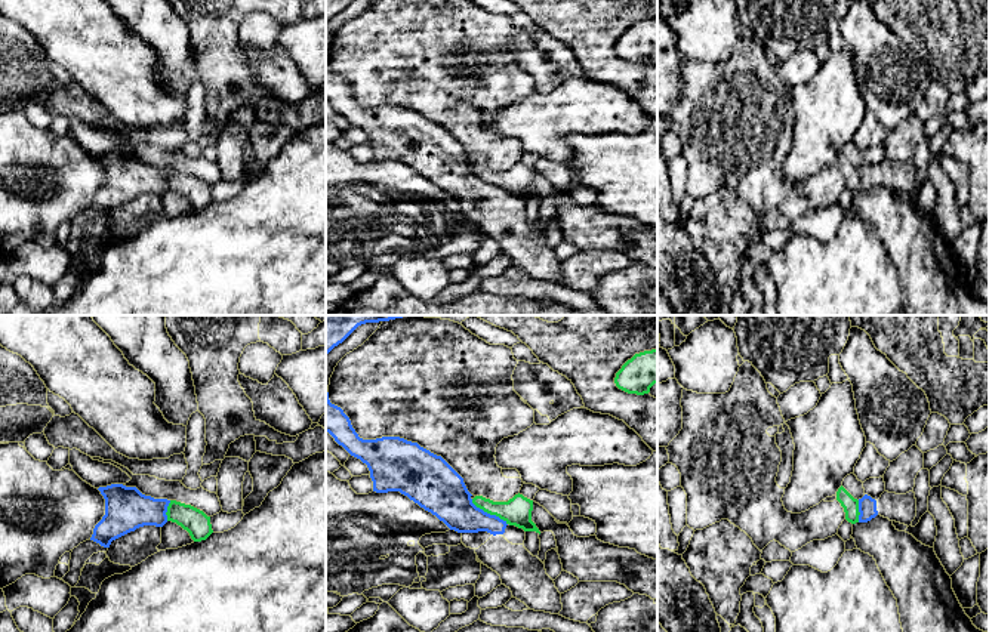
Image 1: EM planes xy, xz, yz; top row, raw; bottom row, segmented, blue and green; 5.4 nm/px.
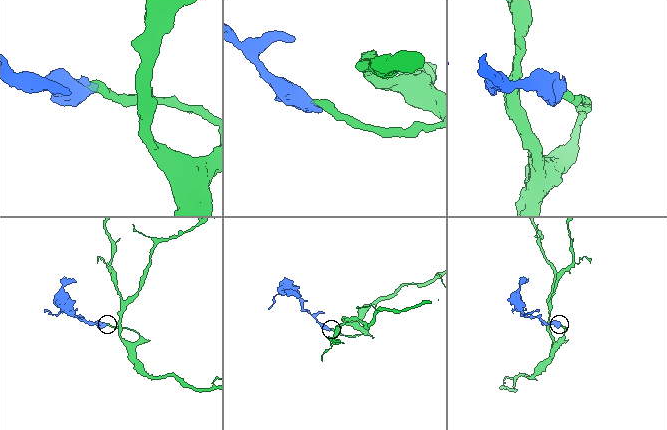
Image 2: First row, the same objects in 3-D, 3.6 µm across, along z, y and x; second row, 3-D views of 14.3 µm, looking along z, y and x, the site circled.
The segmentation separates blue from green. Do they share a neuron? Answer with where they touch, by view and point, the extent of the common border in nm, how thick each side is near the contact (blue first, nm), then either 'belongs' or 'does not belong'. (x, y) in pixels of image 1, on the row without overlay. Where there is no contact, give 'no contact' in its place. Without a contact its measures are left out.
xz (489, 182) | 240 nm | 240/160 nm | does not belong

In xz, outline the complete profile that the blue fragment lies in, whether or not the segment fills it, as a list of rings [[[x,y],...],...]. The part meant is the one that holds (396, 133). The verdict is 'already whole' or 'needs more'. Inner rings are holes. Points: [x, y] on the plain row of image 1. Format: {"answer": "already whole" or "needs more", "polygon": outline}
{"answer": "already whole", "polygon": [[[327,59],[326,101],[351,124],[367,133],[373,149],[373,160],[400,160],[457,201],[487,200],[493,204],[505,201],[506,189],[477,176],[472,172],[472,163],[468,160],[463,147],[441,124],[400,105],[360,107],[343,78],[330,71]]]}

